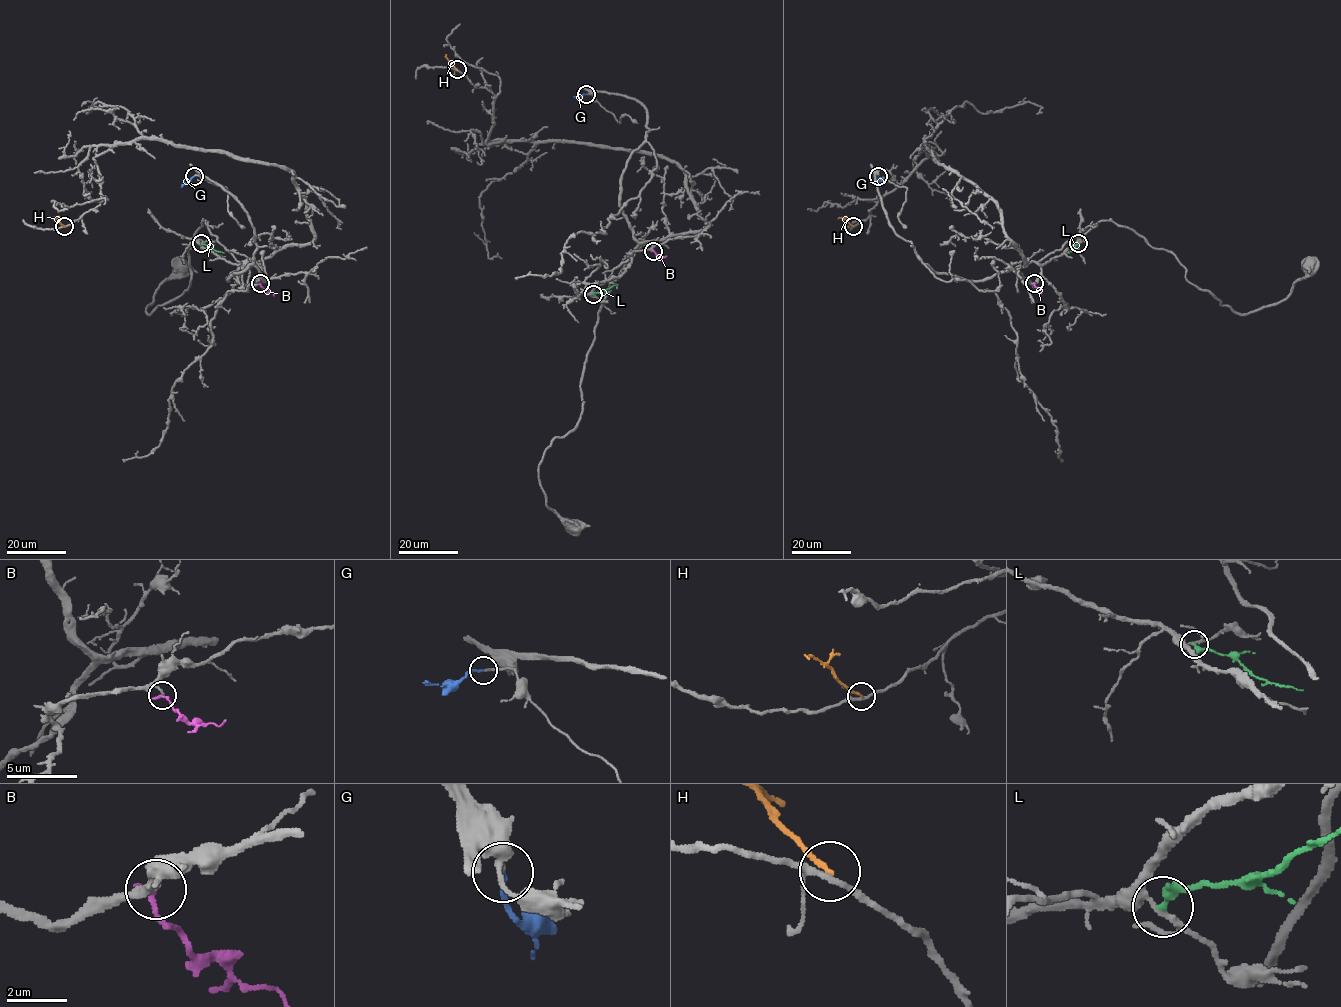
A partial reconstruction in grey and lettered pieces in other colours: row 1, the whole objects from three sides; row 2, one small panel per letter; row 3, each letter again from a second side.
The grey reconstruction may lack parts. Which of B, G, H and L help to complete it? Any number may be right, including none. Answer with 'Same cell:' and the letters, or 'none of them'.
Same cell: G

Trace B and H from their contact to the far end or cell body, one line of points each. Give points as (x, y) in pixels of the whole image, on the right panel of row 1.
B: (1034, 283), (1039, 295)
H: (853, 226), (838, 218)

